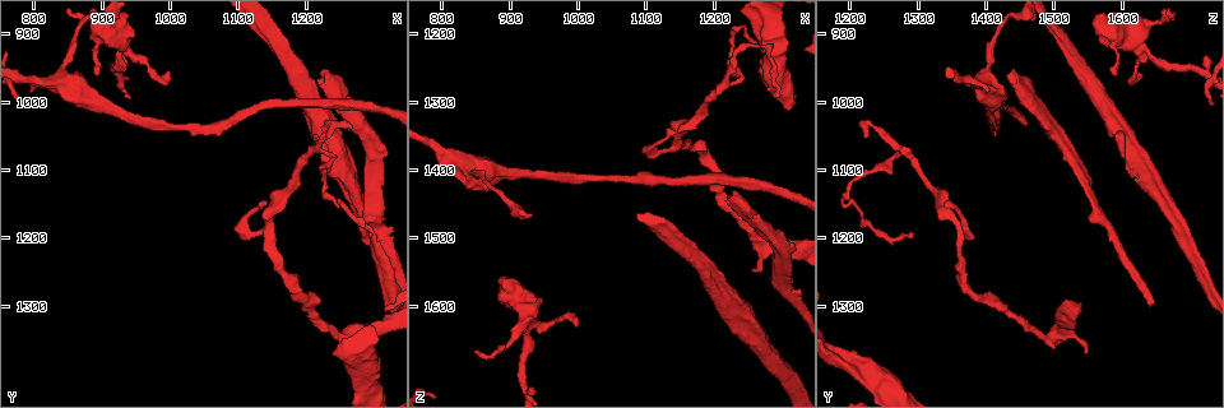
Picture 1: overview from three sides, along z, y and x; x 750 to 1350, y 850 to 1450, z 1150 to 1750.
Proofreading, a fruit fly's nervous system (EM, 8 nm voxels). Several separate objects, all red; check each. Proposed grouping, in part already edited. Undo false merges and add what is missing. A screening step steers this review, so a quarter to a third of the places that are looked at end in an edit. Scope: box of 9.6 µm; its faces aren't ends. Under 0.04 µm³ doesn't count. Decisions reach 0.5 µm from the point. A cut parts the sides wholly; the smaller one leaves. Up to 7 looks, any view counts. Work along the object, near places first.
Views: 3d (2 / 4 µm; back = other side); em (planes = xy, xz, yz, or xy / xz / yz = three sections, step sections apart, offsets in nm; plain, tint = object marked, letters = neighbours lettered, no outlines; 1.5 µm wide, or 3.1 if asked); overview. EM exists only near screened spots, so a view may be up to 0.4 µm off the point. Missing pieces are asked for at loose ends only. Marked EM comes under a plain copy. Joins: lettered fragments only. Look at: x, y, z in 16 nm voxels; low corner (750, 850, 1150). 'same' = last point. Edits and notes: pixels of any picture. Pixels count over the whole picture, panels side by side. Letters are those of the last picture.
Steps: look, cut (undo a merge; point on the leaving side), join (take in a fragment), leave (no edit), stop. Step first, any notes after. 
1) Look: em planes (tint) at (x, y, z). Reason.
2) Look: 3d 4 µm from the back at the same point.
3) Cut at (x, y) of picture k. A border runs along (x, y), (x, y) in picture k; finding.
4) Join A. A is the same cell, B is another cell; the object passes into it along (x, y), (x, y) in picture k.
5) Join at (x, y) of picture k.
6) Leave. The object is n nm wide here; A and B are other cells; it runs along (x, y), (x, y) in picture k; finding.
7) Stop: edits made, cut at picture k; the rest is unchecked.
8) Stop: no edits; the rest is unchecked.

Look: 3d 2 µm at (1270, 1040, 1220). Free end.

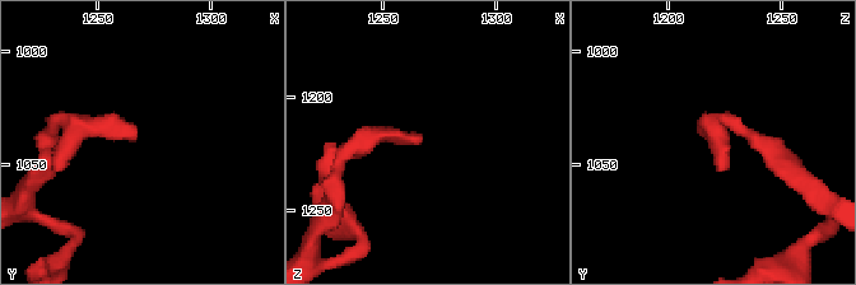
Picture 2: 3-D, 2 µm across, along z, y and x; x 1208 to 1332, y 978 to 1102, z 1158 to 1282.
Look: em planes (letters) at (1267, 1037, 1218).

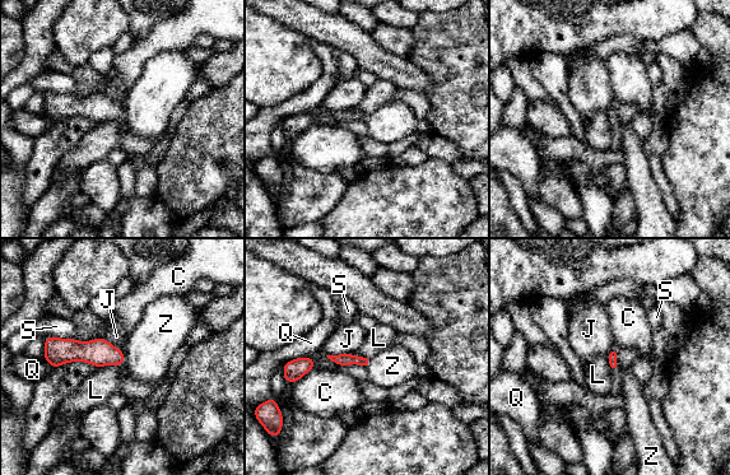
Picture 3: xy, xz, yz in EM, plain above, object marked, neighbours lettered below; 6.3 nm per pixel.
Leave. The longest contact is with S, 200 nm; C, J, L, Q, S and Z are other cells; a border runs along (124, 362), (98, 368) in picture 3; none of them fits.

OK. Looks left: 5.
Look: 3d 2 µm at (1225, 955, 1440). An open end.

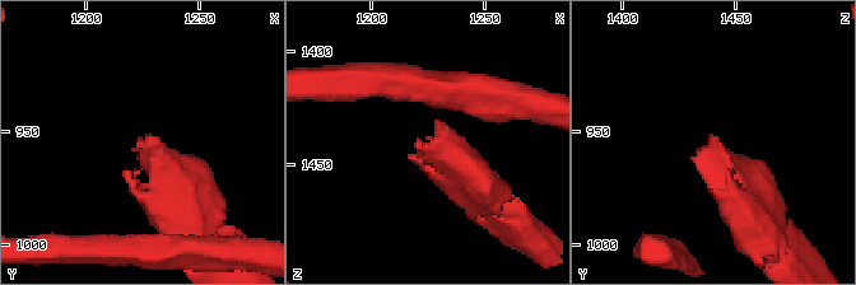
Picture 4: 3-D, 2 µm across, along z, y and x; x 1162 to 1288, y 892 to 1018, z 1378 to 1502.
Look: em planes (tint) at (1226, 954, 1440).

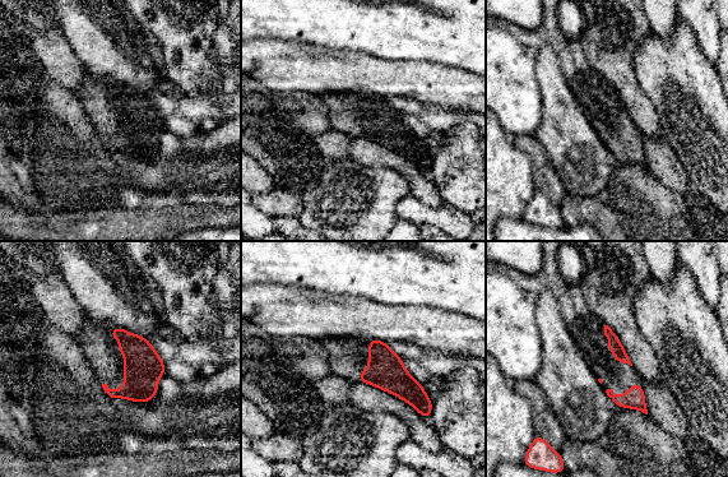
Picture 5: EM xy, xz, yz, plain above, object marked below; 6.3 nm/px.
Look: em planes (letters) at the same point. What lies round it.

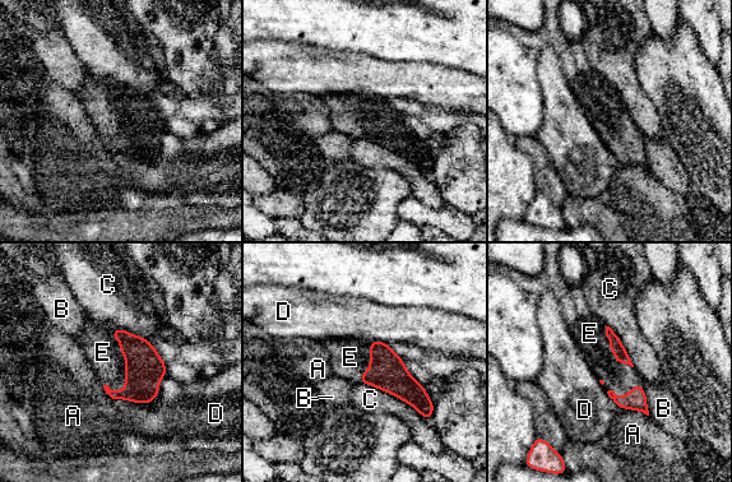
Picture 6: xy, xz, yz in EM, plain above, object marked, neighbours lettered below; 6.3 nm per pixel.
Join E. E is the same cell, A, B, C and D are other cells; the object passes into it along (144, 367), (125, 357), (102, 352) in picture 6; it goes on there.

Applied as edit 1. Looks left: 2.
Stop: edits made, join at picture 6; the rest is unchecked.

